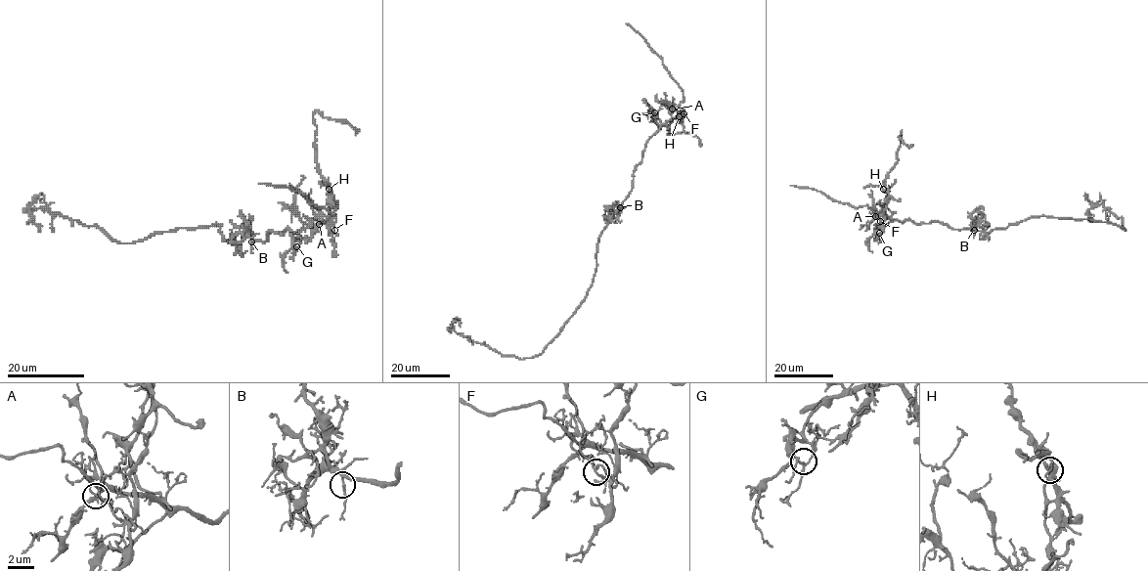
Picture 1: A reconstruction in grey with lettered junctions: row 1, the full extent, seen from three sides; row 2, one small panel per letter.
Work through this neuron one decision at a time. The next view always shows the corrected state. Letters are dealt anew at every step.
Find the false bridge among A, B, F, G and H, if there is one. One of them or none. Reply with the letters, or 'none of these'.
H

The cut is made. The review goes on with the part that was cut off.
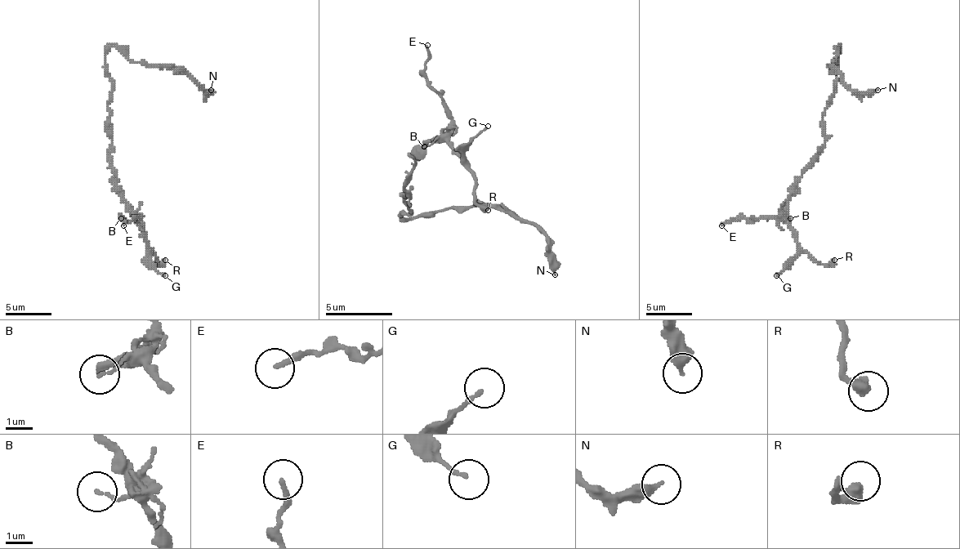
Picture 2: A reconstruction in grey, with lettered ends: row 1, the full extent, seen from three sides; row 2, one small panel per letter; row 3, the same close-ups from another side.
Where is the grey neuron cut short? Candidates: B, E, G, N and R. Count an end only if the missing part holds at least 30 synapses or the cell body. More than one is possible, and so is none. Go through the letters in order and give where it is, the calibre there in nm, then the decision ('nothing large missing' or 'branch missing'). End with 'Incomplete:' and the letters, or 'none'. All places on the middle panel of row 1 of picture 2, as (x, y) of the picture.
B: (424, 146) | 100 nm | nothing large missing
E: (427, 45) | 190 nm | nothing large missing
G: (488, 126) | 130 nm | nothing large missing
N: (555, 274) | 440 nm | nothing large missing
R: (488, 210) | 440 nm | branch missing
Incomplete: R

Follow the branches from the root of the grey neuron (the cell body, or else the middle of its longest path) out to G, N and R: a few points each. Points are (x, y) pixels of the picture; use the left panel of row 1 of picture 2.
G: (109, 108), (109, 166), (114, 170), (117, 193), (137, 220), (146, 241), (149, 261), (165, 275)
N: (109, 108), (107, 101), (112, 81), (104, 53), (112, 46), (135, 62), (180, 69), (206, 92), (211, 90)
R: (109, 108), (109, 166), (114, 170), (117, 193), (137, 220), (141, 237), (155, 257), (155, 264), (165, 260)

